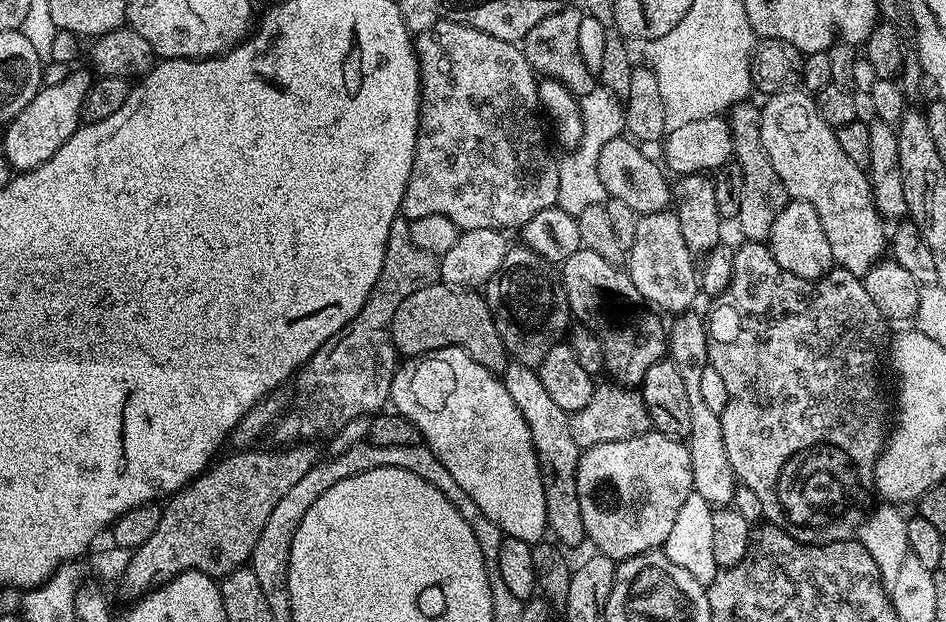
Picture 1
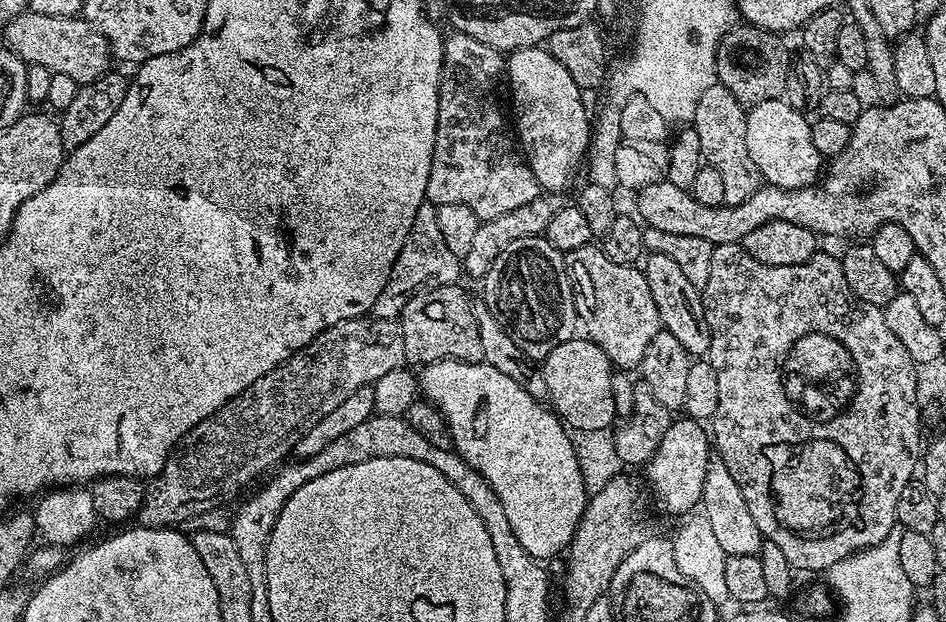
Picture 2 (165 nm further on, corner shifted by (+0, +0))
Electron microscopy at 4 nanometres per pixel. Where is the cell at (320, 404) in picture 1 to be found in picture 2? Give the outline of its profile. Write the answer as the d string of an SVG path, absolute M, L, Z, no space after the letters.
M424 203L418 206L418 214L414 218L414 226L410 226L410 234L398 250L398 258L390 270L390 278L386 286L382 286L382 294L374 302L371 315L387 320L395 320L417 292L455 284L462 276L462 260L451 252L450 246L442 239L442 230L438 226L437 205Z

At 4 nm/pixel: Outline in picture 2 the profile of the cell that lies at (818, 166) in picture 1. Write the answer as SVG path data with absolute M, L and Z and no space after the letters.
M787 99L767 100L747 109L746 150L758 166L761 177L771 187L810 188L822 176L822 158L812 141L812 125L801 109L788 104Z

